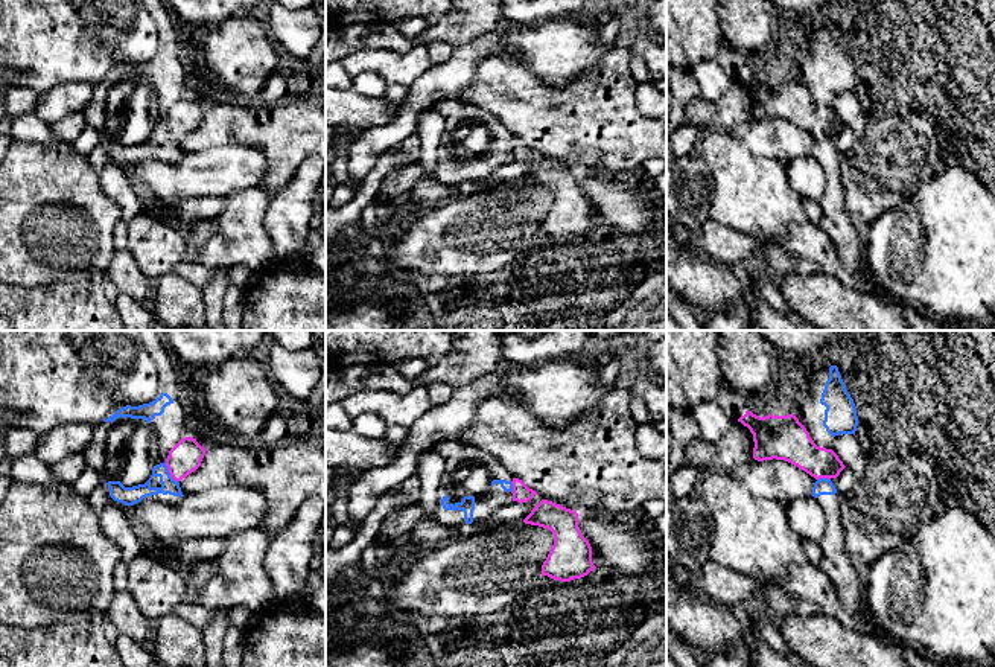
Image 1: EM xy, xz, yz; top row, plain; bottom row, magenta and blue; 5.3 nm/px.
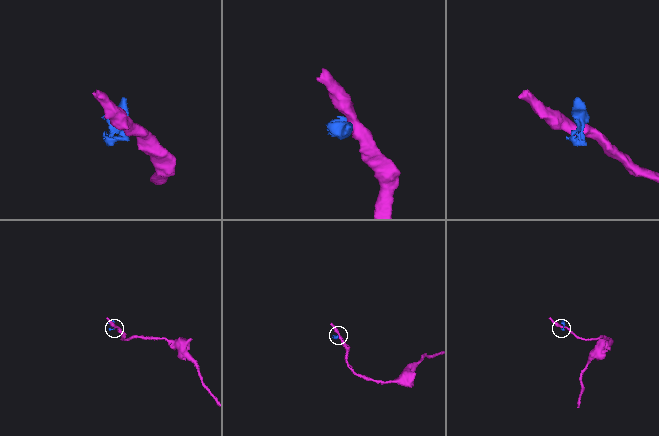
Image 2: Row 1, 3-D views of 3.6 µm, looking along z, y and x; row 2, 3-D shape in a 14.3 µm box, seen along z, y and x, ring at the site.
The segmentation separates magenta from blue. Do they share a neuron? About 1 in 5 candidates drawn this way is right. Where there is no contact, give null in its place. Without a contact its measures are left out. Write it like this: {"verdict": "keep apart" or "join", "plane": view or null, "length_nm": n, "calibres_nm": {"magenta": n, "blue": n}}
{"verdict": "keep apart", "plane": "xy", "length_nm": 120, "calibres_nm": {"magenta": 170, "blue": 100}}

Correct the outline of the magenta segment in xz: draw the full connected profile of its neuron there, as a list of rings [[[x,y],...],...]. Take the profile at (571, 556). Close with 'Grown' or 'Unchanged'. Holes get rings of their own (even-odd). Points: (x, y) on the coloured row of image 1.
[[[542,499],[523,522],[548,528],[554,535],[554,545],[542,565],[542,576],[571,582],[596,568],[592,562],[592,547],[580,531],[577,512]]]. Unchanged

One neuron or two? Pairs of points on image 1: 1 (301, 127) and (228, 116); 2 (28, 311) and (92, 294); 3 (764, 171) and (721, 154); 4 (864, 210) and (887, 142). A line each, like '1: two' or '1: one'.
1: one
2: one
3: one
4: one

